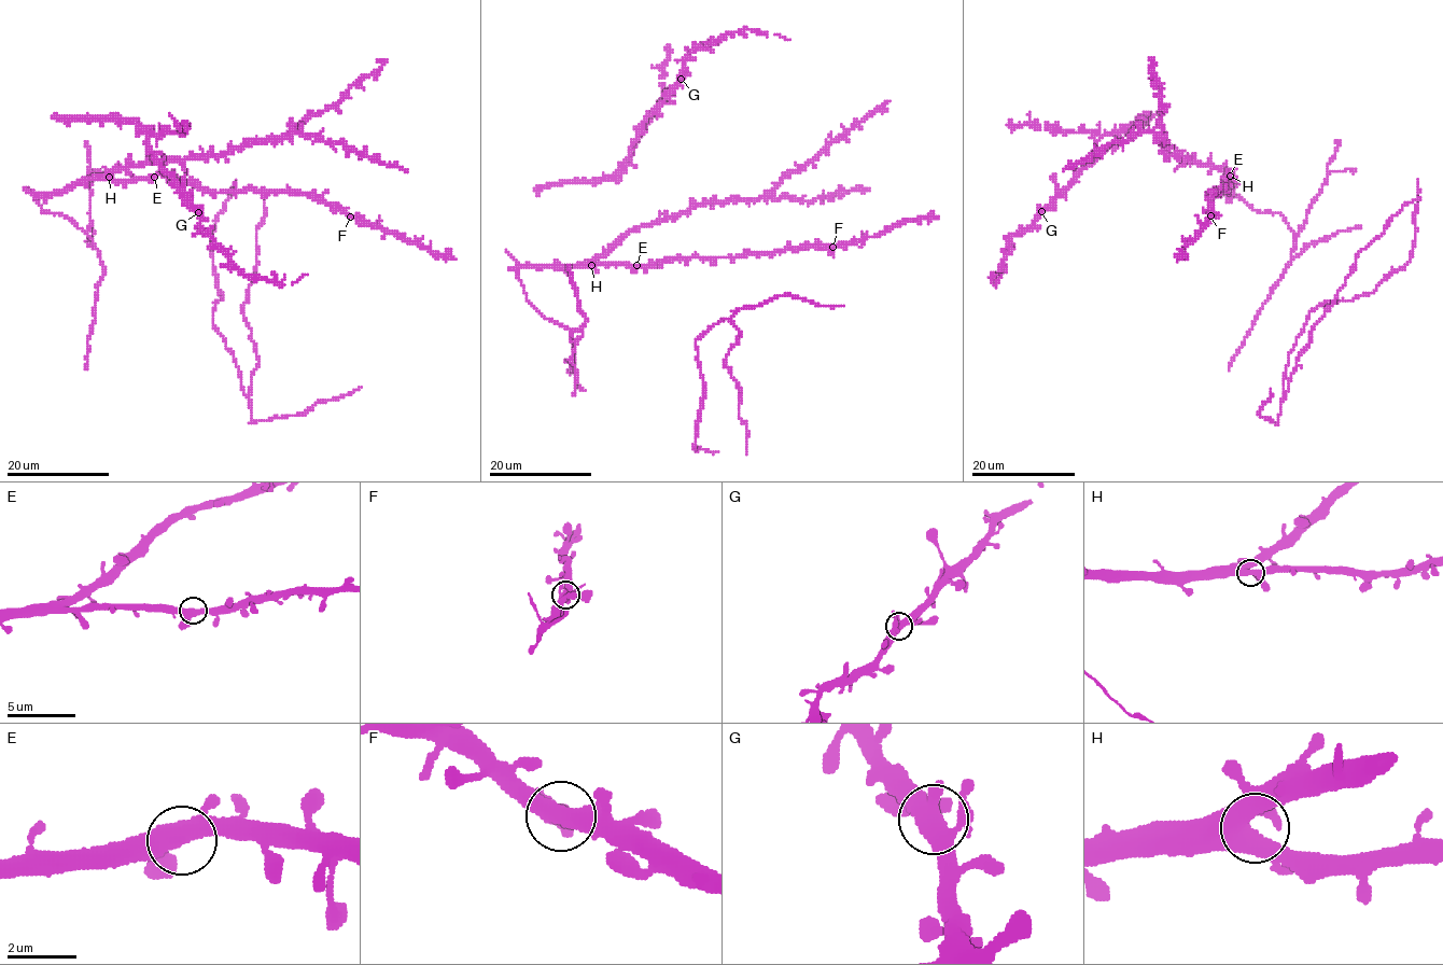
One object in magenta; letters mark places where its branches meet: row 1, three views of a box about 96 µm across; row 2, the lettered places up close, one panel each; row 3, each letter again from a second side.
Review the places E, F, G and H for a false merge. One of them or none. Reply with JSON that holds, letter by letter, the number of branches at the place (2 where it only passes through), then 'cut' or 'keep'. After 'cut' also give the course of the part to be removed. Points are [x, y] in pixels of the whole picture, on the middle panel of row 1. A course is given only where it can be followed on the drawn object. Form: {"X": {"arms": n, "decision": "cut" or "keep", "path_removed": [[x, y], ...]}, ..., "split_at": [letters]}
{"E": {"arms": 4, "decision": "keep"}, "F": {"arms": 4, "decision": "keep"}, "G": {"arms": 4, "decision": "keep"}, "H": {"arms": 4, "decision": "keep"}, "split_at": []}

